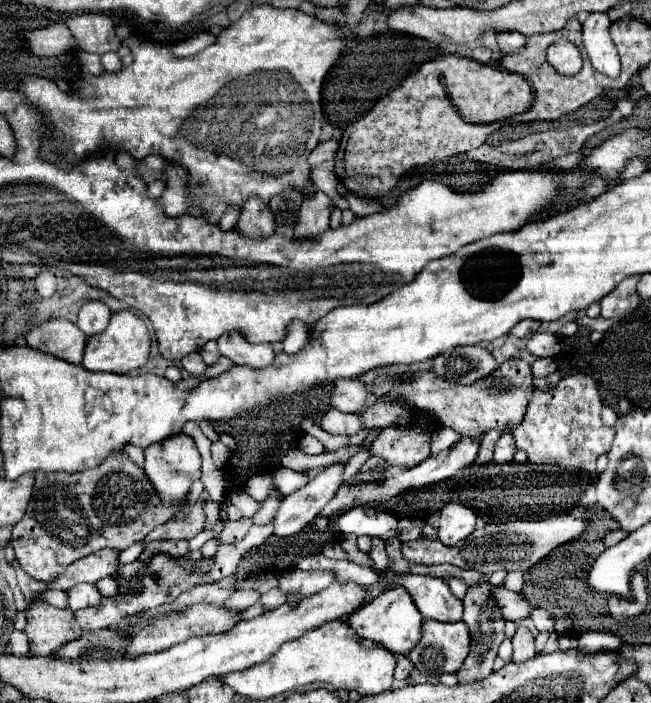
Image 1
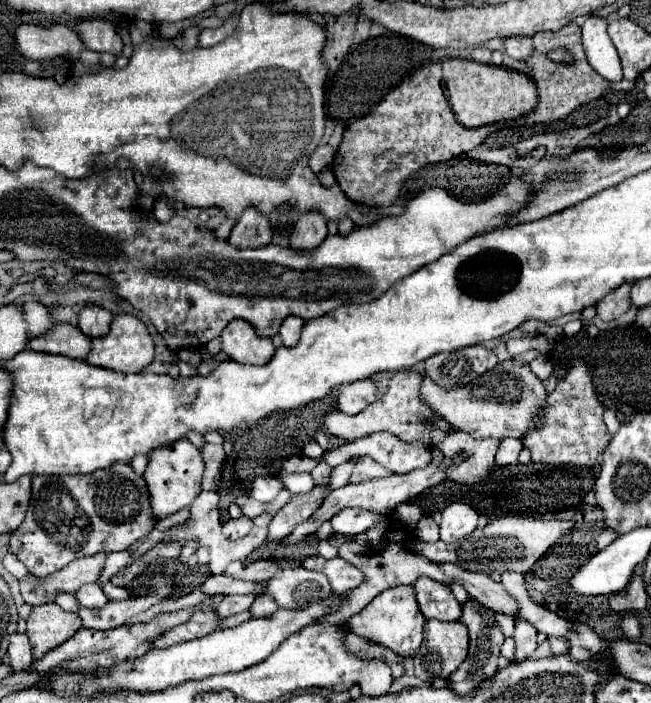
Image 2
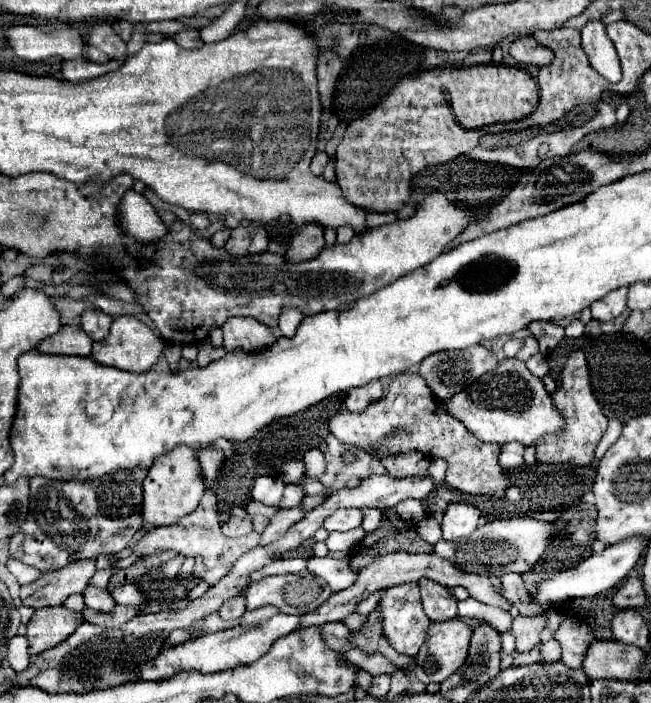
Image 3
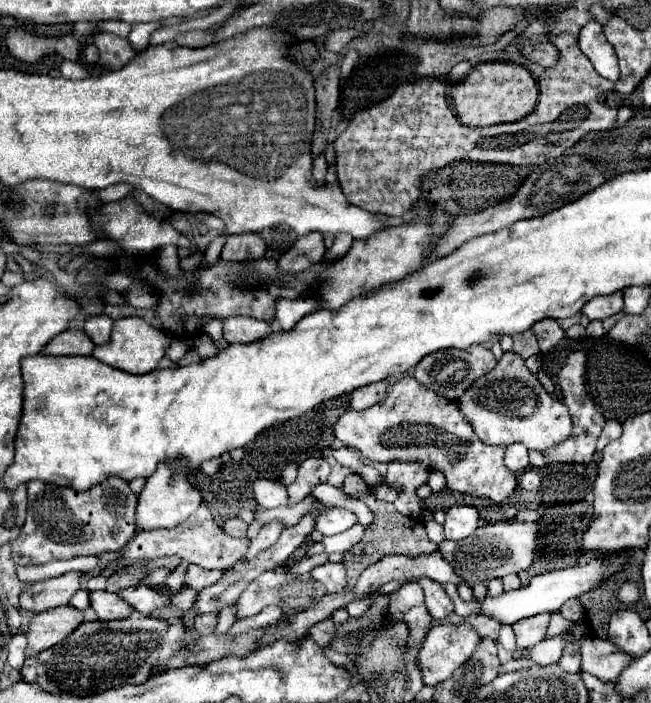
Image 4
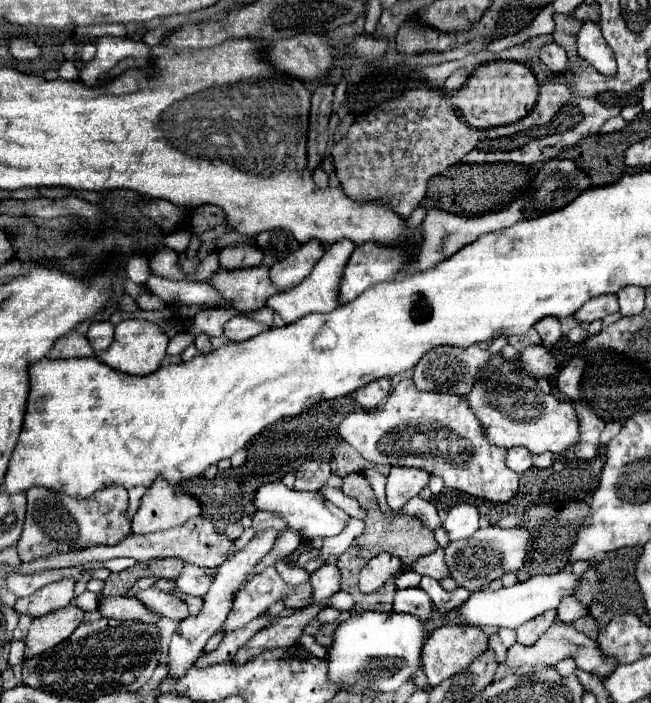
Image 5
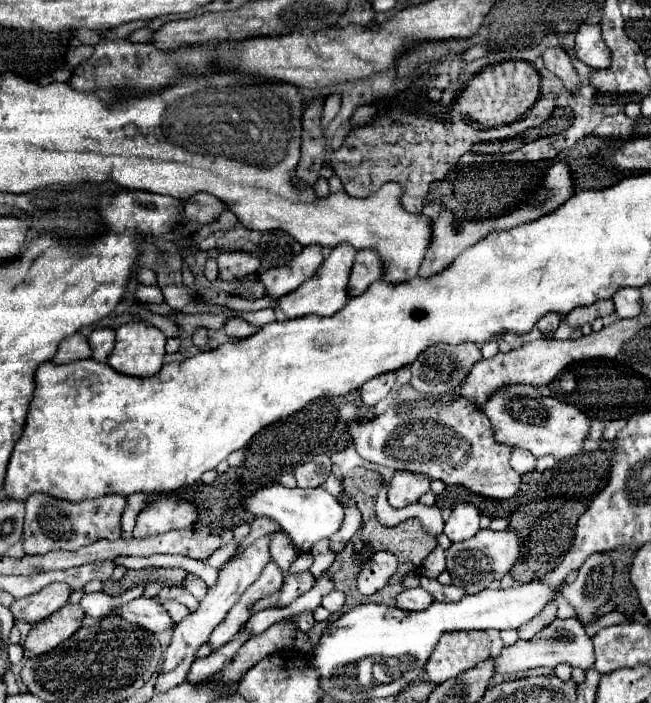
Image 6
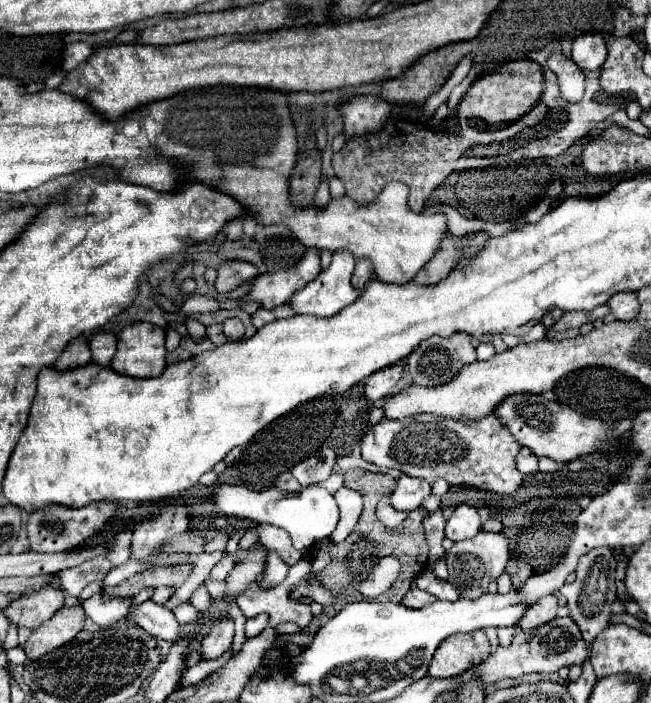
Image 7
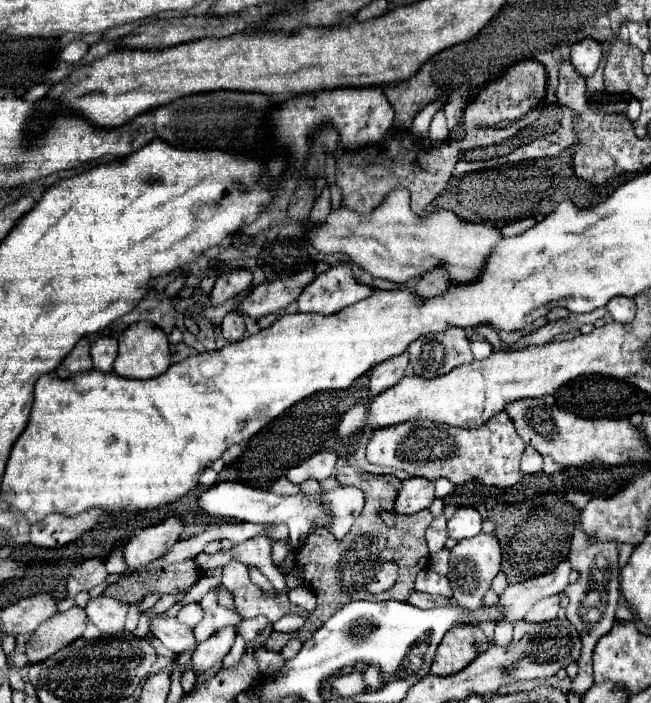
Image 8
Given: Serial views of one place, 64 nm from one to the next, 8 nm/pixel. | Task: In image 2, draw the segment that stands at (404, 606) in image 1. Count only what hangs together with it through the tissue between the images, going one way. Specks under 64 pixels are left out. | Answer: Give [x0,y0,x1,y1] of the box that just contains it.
[346,586,424,656]

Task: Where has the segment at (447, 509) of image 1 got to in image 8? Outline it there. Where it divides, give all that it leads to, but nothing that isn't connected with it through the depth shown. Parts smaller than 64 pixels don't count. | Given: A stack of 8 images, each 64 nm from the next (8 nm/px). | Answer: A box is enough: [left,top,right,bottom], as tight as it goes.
[448,506,482,540]

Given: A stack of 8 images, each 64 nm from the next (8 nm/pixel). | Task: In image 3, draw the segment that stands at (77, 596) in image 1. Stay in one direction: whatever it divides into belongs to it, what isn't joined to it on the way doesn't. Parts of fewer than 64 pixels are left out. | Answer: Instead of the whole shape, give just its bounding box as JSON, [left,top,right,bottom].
[84,588,116,612]

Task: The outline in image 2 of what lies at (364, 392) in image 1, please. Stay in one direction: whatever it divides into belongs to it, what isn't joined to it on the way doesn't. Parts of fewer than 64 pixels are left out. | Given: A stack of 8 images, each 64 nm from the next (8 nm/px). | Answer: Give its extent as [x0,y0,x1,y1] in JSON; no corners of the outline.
[338,380,376,414]

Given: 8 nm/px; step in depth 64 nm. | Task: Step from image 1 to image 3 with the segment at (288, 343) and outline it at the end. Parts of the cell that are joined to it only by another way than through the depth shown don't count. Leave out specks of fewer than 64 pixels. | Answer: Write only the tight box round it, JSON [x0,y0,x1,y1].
[280,308,304,336]

